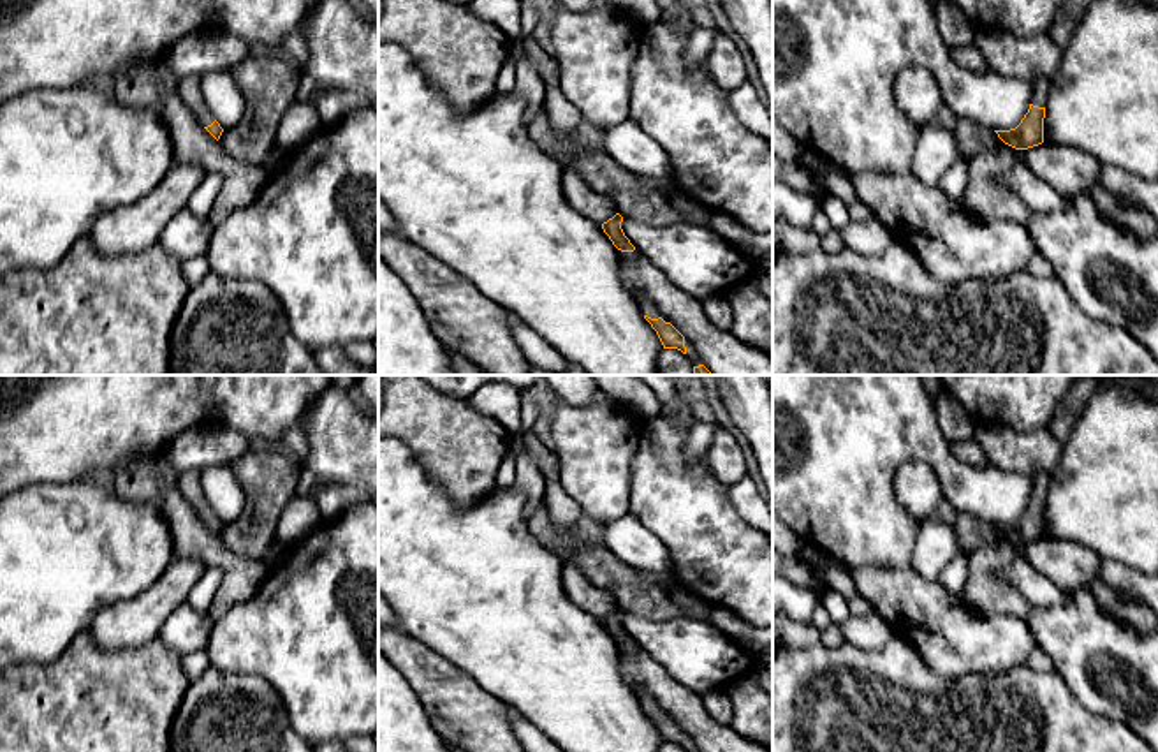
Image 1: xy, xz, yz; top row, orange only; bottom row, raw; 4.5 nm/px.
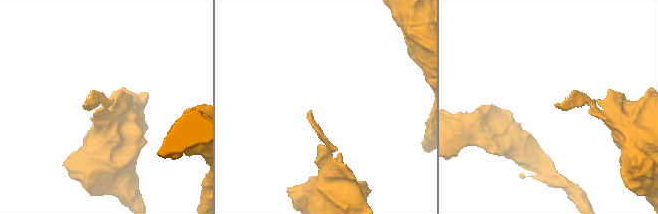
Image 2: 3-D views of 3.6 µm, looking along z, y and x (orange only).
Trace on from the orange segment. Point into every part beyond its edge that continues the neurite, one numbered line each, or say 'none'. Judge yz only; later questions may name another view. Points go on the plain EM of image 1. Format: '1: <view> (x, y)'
1: yz (1039, 481)

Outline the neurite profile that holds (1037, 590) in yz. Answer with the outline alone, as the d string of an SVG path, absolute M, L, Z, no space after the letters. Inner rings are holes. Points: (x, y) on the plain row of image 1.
M1015 544L1015 558L1005 569L1003 579L1031 608L1061 604L1072 595L1072 592L1059 590L1026 560L1022 555L1022 544Z

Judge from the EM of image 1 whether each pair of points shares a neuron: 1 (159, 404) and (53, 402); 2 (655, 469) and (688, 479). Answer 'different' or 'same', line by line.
1: same
2: same

